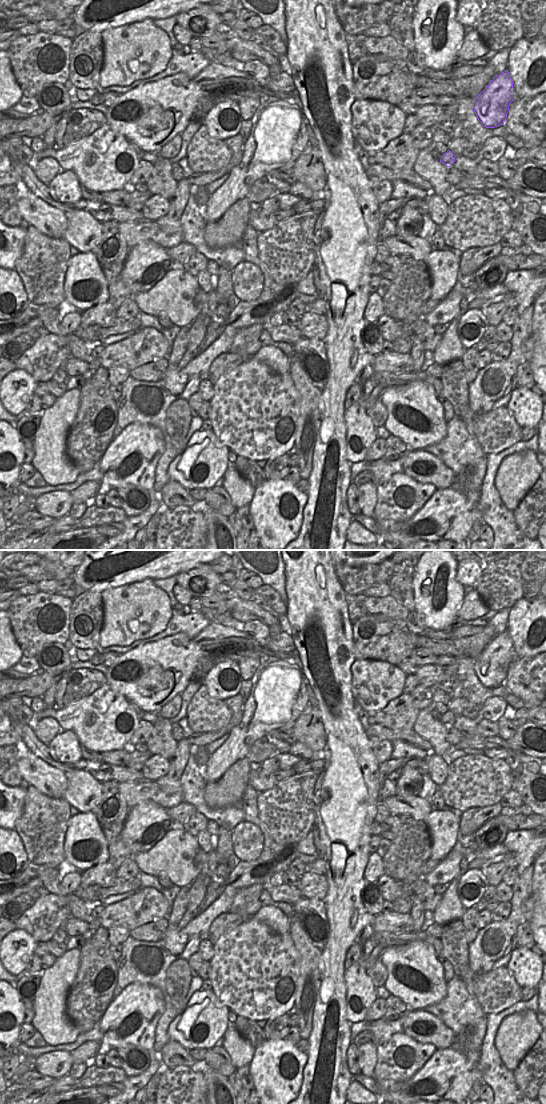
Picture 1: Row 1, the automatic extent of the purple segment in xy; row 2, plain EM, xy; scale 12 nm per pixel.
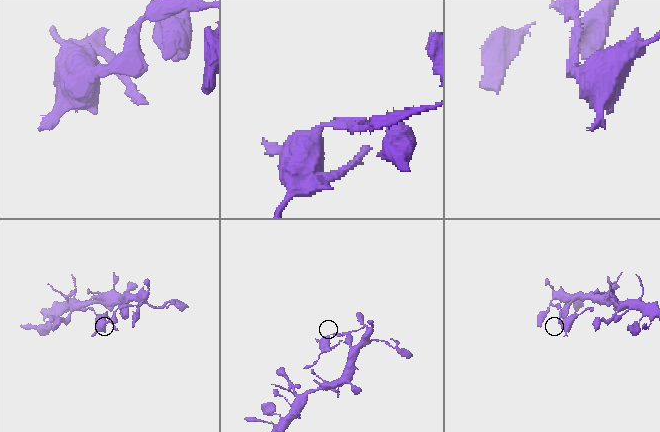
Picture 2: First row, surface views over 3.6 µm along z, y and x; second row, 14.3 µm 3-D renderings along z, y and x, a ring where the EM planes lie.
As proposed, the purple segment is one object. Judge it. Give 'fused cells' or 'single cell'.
fused cells

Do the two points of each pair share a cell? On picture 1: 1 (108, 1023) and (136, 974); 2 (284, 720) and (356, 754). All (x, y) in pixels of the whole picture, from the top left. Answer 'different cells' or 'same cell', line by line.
1: different cells
2: different cells

